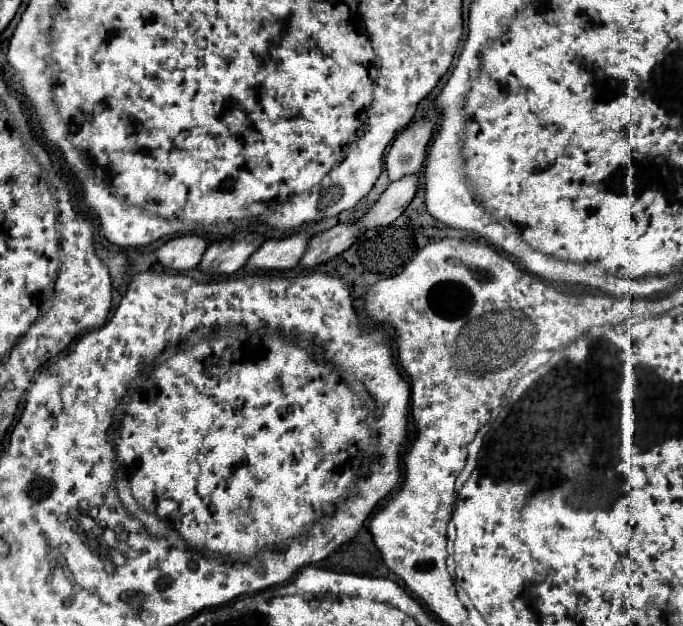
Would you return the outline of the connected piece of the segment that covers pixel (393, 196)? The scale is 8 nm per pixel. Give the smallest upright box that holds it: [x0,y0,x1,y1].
[360,175,418,229]

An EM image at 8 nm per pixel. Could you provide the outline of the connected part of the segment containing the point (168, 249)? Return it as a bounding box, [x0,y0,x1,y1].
[156,235,206,271]

